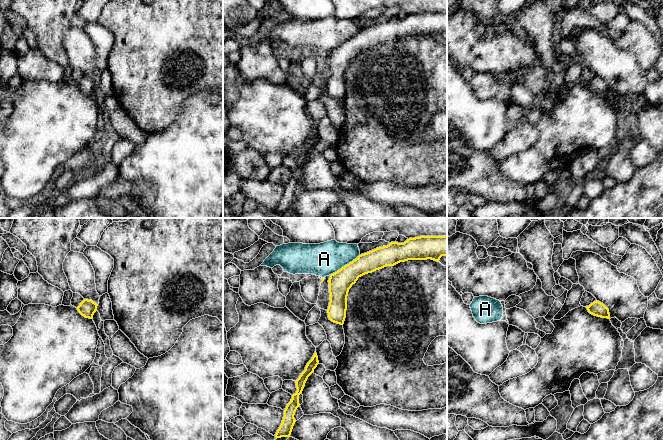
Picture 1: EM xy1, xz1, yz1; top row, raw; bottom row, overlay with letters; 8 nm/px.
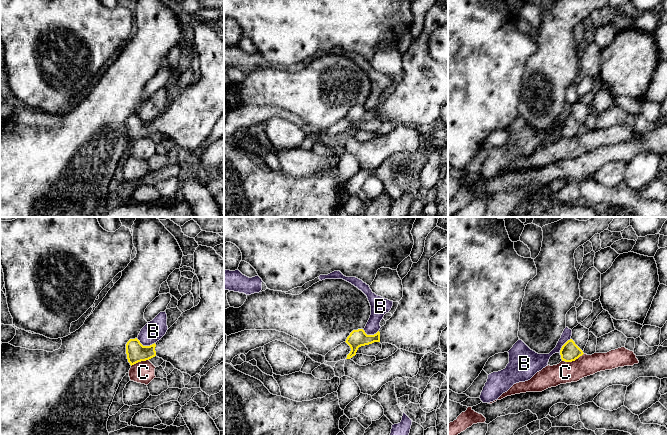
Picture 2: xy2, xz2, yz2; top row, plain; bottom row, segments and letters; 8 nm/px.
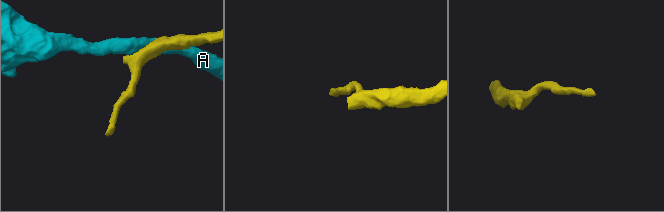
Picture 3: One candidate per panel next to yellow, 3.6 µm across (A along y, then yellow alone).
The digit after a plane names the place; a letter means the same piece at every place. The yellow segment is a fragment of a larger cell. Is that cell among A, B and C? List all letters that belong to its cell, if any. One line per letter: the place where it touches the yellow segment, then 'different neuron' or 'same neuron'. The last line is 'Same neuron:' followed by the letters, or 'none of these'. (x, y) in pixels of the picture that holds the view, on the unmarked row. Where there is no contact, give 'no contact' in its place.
A: xz1 (345, 41) | different neuron
B: xy2 (145, 122) | different neuron
C: yz2 (572, 136) | different neuron
Same neuron: none of these

